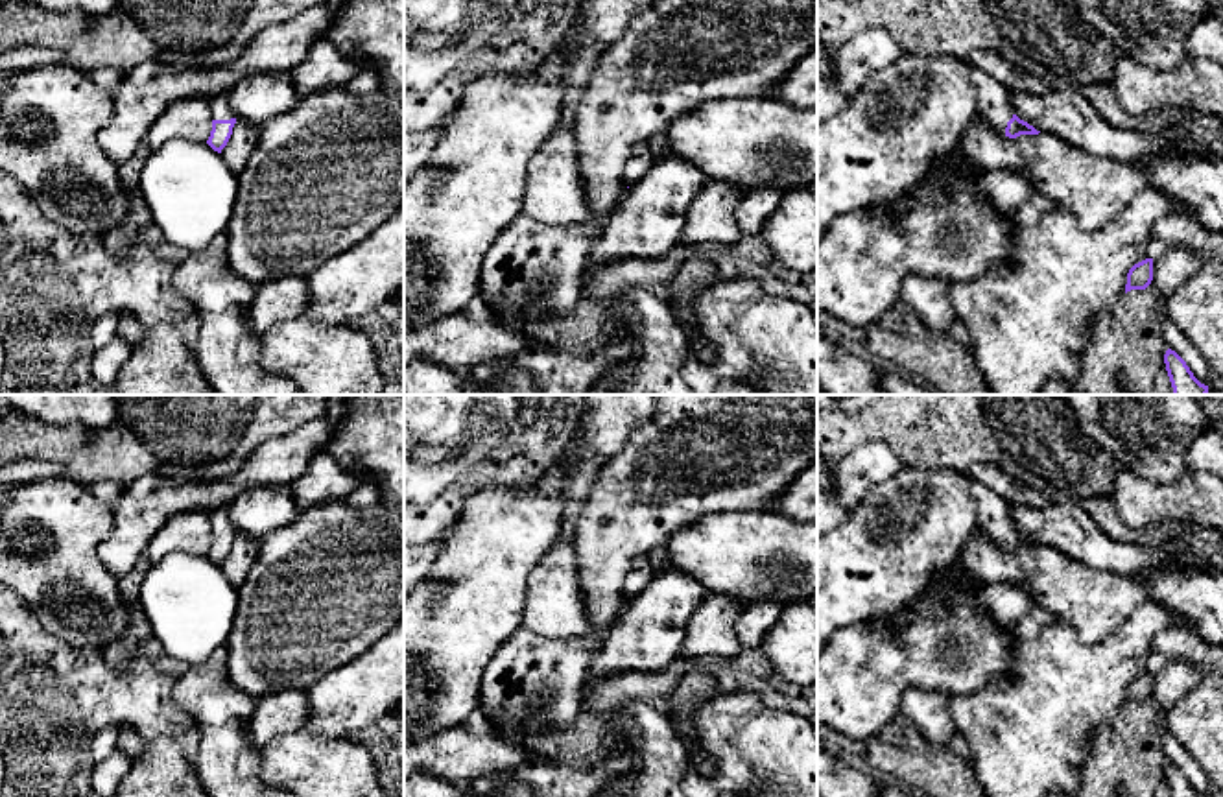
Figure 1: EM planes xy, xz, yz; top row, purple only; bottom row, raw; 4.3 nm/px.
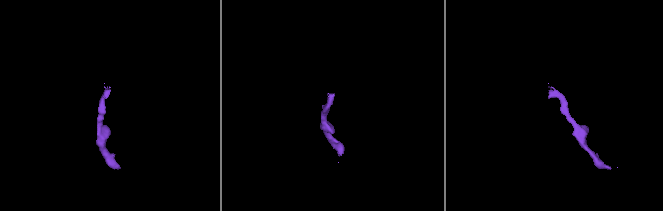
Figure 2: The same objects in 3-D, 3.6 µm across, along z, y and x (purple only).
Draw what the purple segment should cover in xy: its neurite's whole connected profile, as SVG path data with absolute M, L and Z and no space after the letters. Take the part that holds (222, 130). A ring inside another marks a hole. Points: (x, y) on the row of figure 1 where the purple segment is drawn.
M220 94L220 96L210 98L210 109L212 109L212 131L207 144L214 151L221 153L236 124L236 116L229 105L229 94Z

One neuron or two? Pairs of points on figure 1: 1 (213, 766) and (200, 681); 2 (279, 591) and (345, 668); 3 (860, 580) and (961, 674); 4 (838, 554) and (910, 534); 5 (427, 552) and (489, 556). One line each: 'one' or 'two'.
1: one
2: one
3: two
4: one
5: two

